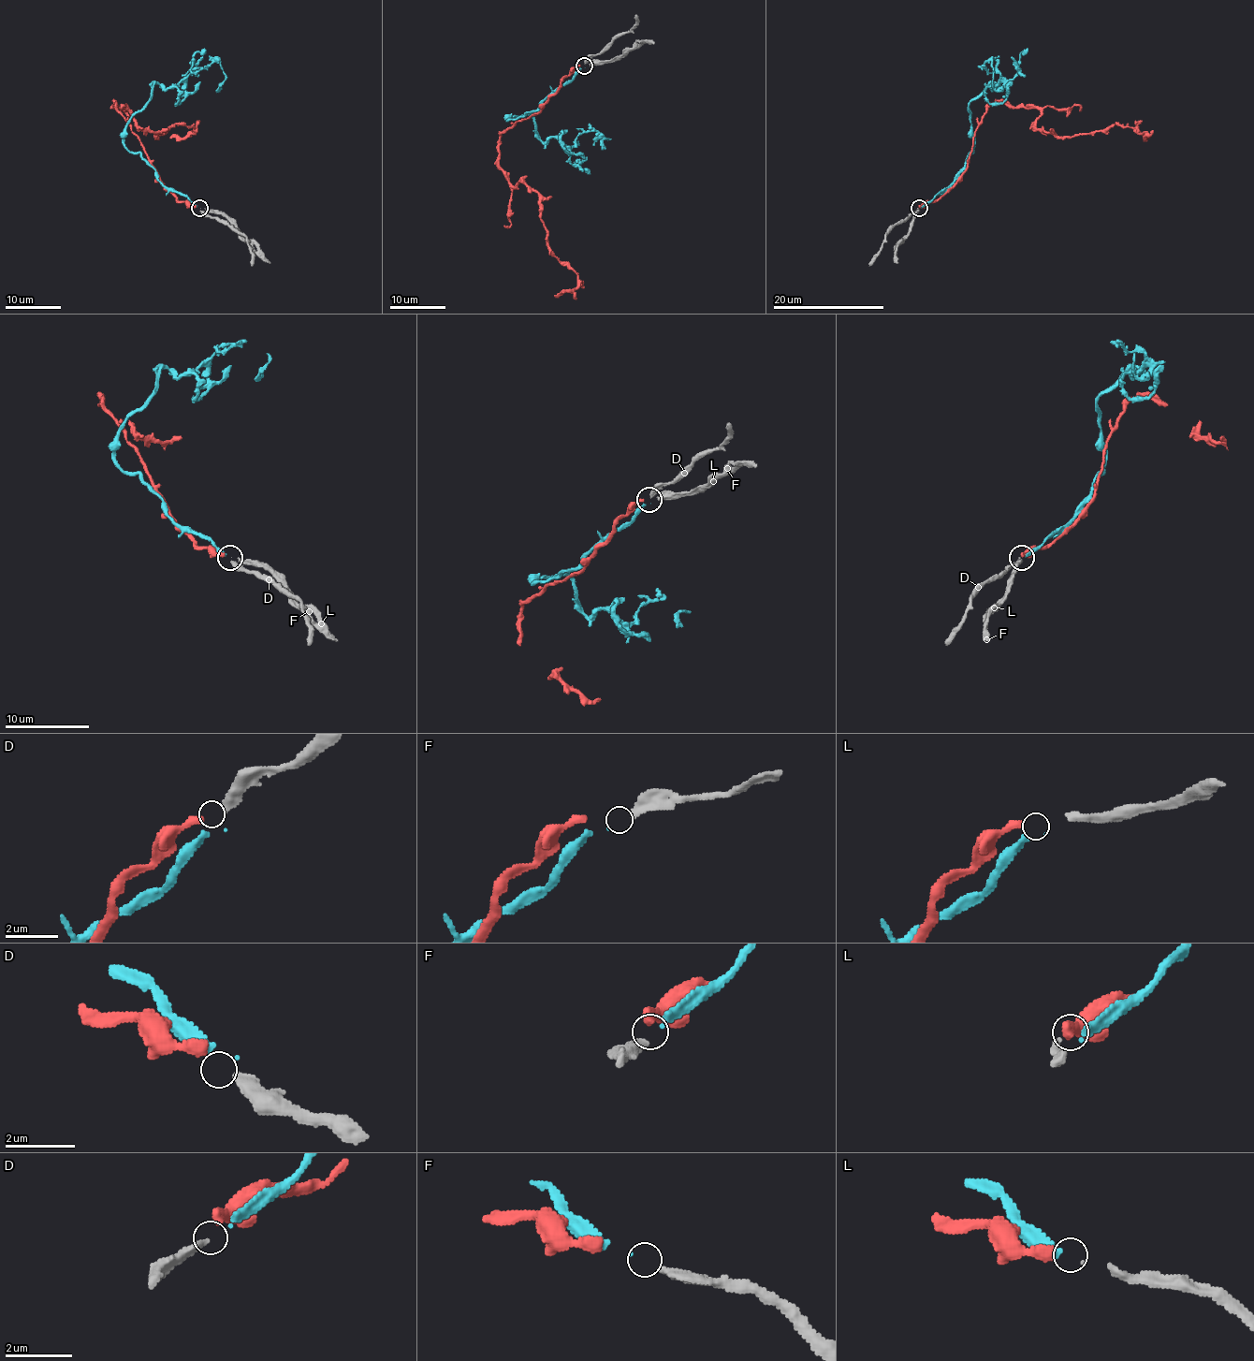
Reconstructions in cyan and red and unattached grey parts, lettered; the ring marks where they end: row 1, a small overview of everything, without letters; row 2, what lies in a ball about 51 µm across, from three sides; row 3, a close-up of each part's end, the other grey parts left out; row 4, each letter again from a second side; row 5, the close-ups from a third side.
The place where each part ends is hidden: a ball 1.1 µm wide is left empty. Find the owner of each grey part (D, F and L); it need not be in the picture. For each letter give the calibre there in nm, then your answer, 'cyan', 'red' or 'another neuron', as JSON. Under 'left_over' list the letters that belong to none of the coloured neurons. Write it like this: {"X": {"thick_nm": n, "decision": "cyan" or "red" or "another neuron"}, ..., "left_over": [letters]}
{"D": {"thick_nm": 260, "decision": "another neuron"}, "F": {"thick_nm": 260, "decision": "cyan"}, "L": {"thick_nm": 80, "decision": "red"}, "left_over": ["D"]}

